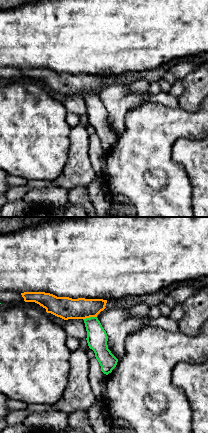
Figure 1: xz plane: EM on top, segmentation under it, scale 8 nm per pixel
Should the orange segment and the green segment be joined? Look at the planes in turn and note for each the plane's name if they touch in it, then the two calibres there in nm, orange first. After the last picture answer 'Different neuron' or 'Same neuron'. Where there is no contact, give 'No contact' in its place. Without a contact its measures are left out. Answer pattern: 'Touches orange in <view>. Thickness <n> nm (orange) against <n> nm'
Touches orange in xz. Thickness 180 nm (orange) against 170 nm

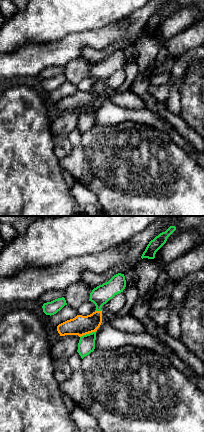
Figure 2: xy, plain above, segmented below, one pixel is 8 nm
Touches orange in xy. Thickness 160 nm (orange) against 140 nm

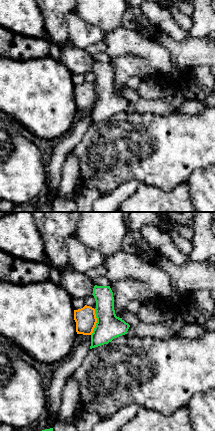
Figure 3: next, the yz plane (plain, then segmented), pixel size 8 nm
Touches orange in yz. Thickness 170 nm (orange) against 200 nm

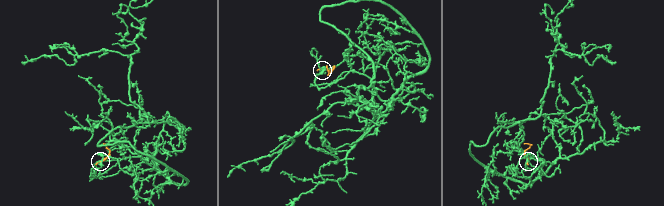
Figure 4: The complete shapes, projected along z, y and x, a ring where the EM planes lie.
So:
Different neuron

